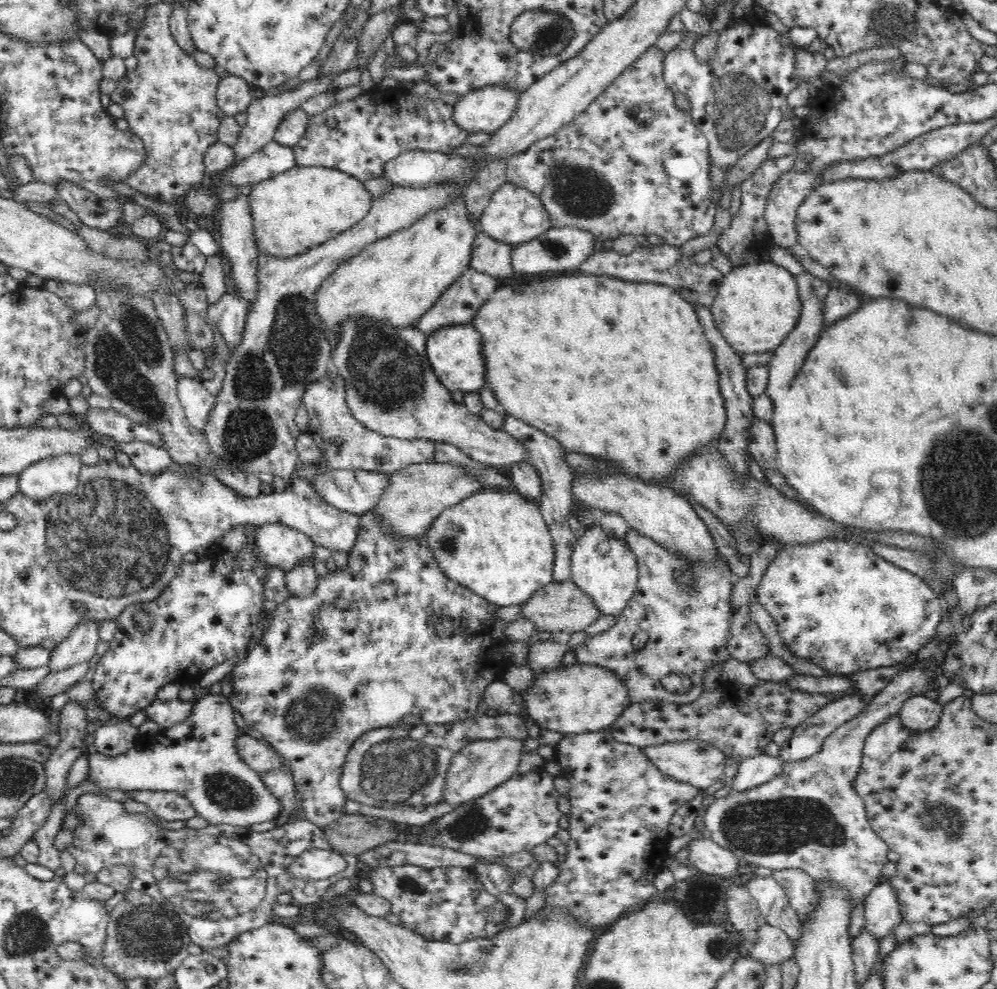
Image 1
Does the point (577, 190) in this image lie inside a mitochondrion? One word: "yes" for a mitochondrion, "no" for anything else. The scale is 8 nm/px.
yes

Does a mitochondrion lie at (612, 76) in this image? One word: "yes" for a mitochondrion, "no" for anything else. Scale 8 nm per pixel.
no

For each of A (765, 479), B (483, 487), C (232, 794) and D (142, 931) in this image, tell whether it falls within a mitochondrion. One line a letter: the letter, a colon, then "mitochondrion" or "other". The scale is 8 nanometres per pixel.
A: other
B: other
C: mitochondrion
D: mitochondrion

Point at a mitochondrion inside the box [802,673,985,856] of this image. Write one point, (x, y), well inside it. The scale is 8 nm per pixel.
(946, 826)

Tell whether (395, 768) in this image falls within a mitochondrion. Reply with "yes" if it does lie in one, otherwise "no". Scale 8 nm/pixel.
yes

